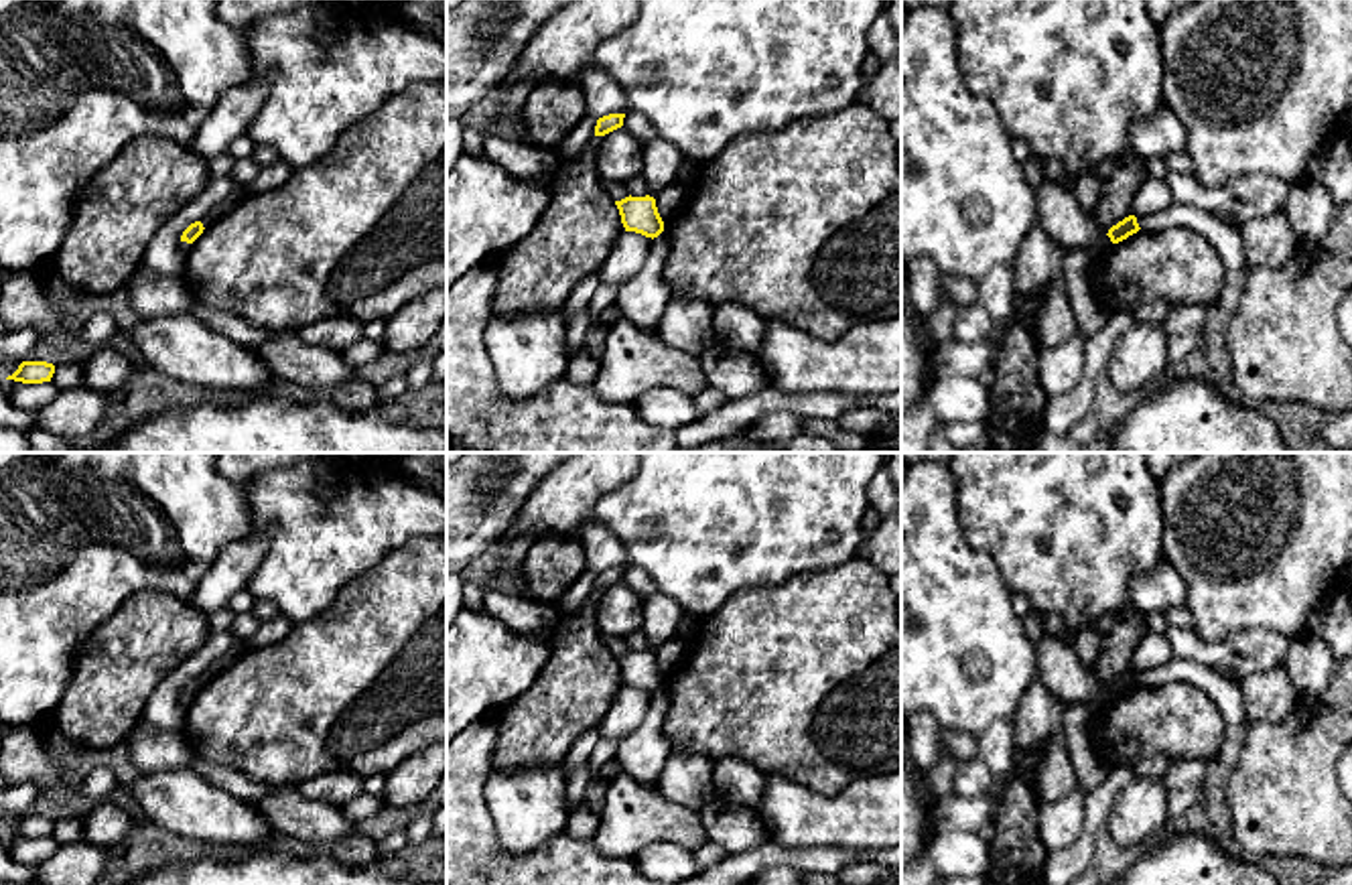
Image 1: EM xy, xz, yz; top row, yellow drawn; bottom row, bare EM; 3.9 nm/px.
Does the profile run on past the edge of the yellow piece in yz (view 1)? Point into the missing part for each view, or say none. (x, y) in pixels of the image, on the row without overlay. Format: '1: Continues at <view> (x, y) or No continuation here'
1: No continuation here

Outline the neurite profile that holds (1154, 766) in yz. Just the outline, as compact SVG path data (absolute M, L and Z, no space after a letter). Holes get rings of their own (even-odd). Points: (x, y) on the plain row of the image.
M1155 753L1155 755L1133 761L1131 767L1133 767L1135 777L1161 779L1169 767L1169 759L1161 753Z

